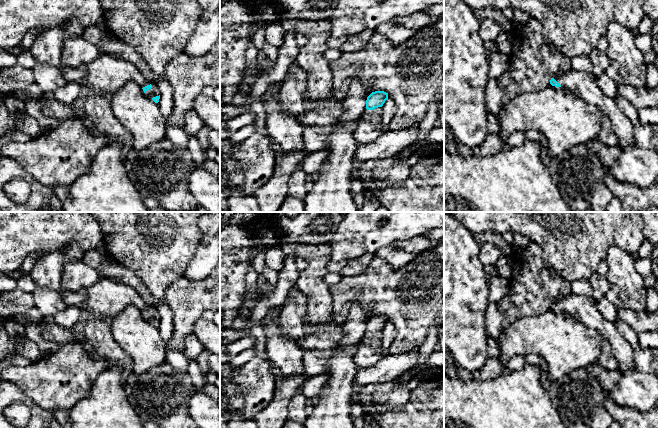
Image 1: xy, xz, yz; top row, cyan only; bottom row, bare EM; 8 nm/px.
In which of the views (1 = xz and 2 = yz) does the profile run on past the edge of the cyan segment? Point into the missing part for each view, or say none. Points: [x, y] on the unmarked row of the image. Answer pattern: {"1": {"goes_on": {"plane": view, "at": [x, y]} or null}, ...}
{"1": {"goes_on": {"plane": "xz", "at": [369, 352]}}, "2": {"goes_on": {"plane": "yz", "at": [581, 308]}}}

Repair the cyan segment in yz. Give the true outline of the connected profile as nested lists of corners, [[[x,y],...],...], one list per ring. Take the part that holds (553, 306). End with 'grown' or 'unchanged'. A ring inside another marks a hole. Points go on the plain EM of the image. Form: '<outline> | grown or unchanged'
[[[570,293],[566,296],[552,296],[550,308],[555,311],[563,310],[575,321],[599,331],[610,343],[623,374],[636,370],[631,345],[617,329],[614,322],[603,318],[597,309],[596,302],[587,296]]] | grown

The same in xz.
[[[384,315],[372,316],[366,324],[366,333],[356,348],[354,362],[359,368],[377,364],[385,355],[381,347],[381,331],[388,324]]] | grown

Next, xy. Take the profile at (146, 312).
[[[100,276],[94,284],[77,291],[60,291],[67,306],[88,310],[92,317],[110,321],[128,306],[138,308],[155,327],[160,316],[154,306],[133,287],[111,278]]] | grown

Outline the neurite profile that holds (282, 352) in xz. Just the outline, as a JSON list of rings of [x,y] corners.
[[[271,308],[267,315],[271,318],[266,321],[262,320],[261,323],[267,338],[266,353],[269,361],[286,376],[304,374],[304,351],[296,342],[283,334],[278,308]]]

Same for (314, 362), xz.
[[[334,349],[324,351],[304,351],[303,365],[306,378],[325,373],[327,361],[334,355]]]

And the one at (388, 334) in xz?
[[[391,323],[386,324],[381,331],[381,347],[385,354],[394,341],[396,333],[396,328]]]

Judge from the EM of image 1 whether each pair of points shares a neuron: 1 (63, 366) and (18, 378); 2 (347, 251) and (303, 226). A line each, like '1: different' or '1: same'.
1: same
2: different

